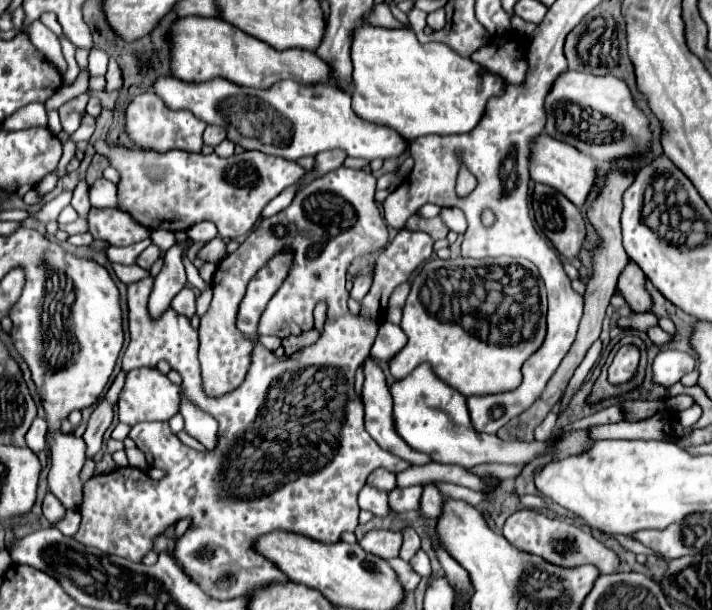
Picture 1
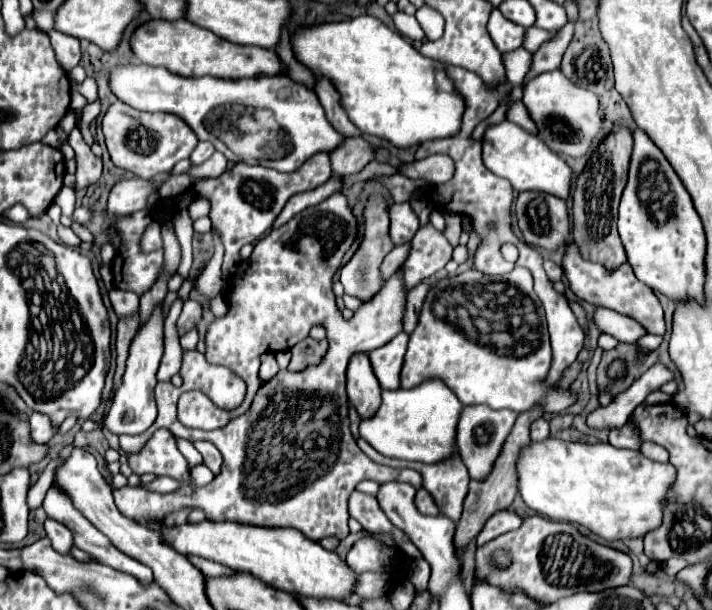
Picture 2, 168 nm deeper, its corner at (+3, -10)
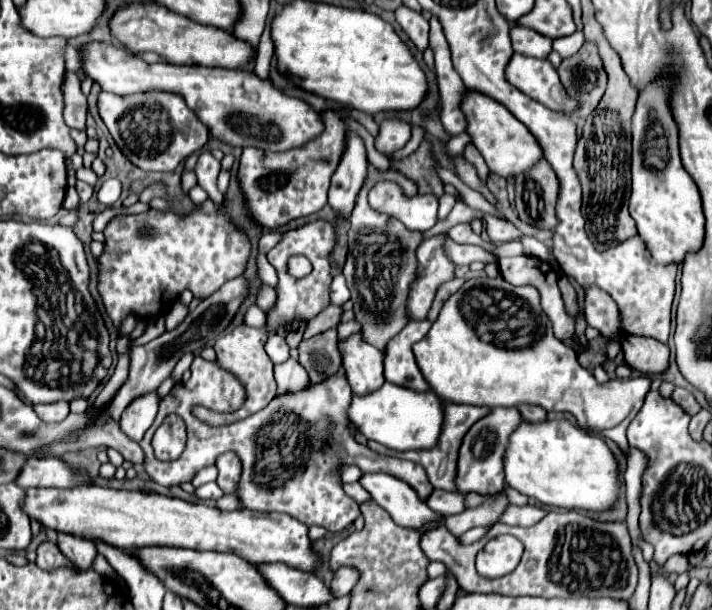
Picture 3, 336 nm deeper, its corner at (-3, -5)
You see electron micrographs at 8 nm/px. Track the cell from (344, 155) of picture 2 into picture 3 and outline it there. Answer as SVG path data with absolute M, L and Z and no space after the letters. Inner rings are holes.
M387 119L379 127L379 135L375 137L375 149L383 155L391 155L401 149L411 137L411 127L397 119Z

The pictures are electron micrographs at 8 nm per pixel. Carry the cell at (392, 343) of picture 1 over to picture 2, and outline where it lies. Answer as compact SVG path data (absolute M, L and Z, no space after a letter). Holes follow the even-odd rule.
M401 332L385 346L369 352L373 370L375 370L375 376L381 384L381 388L393 388L393 390L399 388L399 384L401 384L399 376L401 376L407 342L409 342L409 334Z

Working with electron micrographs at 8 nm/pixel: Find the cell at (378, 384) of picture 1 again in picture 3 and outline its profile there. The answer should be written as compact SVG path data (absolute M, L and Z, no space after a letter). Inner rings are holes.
M351 335L339 343L343 355L343 369L355 395L369 395L377 391L383 379L383 351L363 341L361 335Z

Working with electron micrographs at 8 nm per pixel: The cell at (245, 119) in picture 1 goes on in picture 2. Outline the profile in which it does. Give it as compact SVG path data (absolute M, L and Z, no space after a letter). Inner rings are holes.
M127 64L115 66L109 78L117 100L135 110L177 114L199 140L211 142L215 150L233 162L295 172L313 154L331 152L343 142L343 136L327 122L315 92L287 76L259 76L253 80L183 78L167 68Z

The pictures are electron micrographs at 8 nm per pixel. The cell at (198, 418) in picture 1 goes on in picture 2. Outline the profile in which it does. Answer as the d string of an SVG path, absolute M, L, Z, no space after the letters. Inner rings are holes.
M195 442L195 448L201 452L205 466L217 476L221 472L221 464L223 464L221 452L217 448L213 448L211 442Z

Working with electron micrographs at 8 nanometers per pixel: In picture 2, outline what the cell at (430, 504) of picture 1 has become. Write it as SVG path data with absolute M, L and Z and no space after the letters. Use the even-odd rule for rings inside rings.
M363 438L357 440L359 448L377 464L385 464L385 466L391 466L391 468L413 468L417 470L421 476L423 476L423 488L431 492L431 496L435 498L437 506L443 510L443 514L447 518L451 518L453 522L457 522L457 518L461 516L461 508L463 508L463 500L465 500L465 494L467 494L467 484L469 484L469 474L467 474L467 468L463 466L463 462L459 460L457 454L453 454L451 458L447 460L441 460L437 464L421 464L421 462L407 462L407 460L397 460L397 458L387 458L383 454L379 454L371 444L367 444Z

